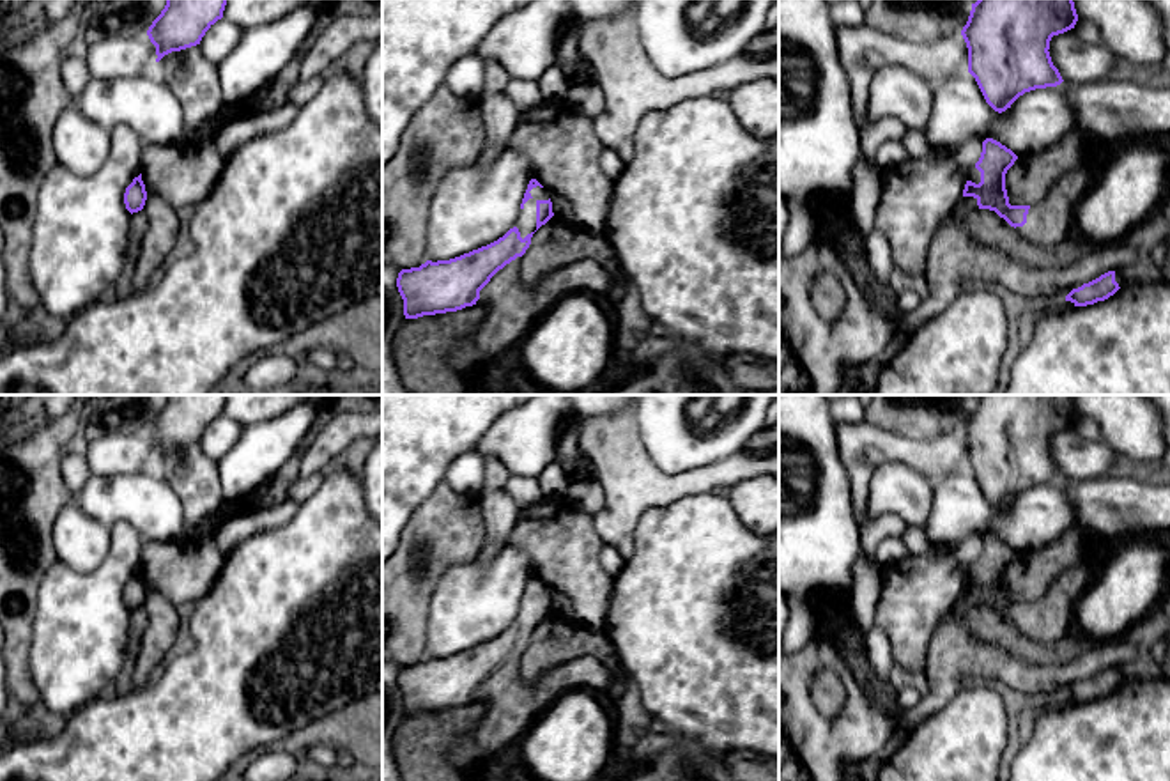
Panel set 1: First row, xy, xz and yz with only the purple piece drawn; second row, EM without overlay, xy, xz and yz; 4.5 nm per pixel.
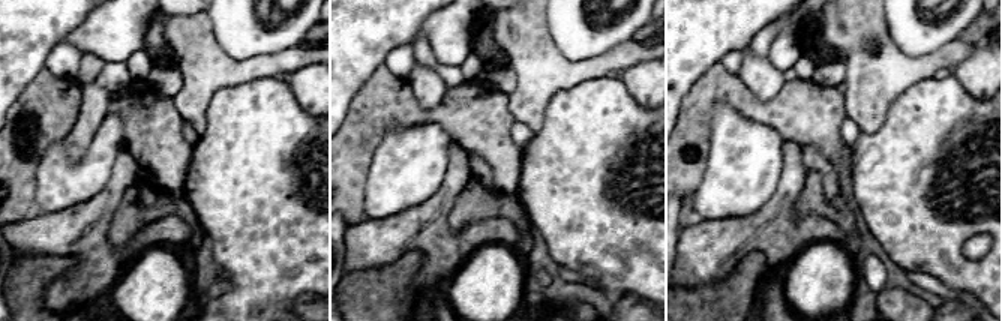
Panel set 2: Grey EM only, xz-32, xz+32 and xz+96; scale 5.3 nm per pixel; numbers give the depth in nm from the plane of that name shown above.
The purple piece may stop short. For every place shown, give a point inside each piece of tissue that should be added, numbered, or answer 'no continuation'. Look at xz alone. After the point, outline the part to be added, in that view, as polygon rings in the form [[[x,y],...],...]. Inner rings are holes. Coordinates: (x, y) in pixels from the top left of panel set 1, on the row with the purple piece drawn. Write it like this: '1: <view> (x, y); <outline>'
1: xz (526, 222); [[[540,186],[533,188],[529,193],[531,193],[531,198],[520,209],[520,214],[519,214],[517,223],[515,223],[522,239],[527,234],[536,230],[536,202],[550,198],[550,193]]]

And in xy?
no continuation

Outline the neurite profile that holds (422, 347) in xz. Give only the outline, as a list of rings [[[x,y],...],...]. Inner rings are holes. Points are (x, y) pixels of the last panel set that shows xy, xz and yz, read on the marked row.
[[[480,303],[457,312],[405,319],[393,338],[393,360],[409,395],[469,395],[476,370],[451,365],[457,344],[487,317]]]

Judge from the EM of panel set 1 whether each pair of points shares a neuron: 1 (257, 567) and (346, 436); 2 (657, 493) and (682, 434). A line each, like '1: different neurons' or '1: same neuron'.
1: different neurons
2: different neurons

